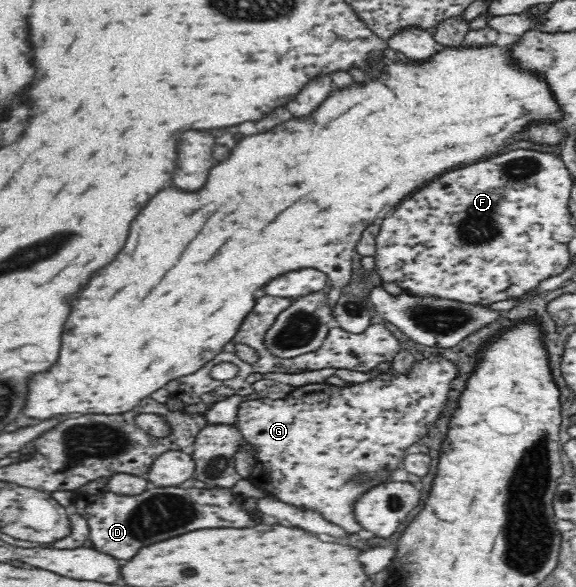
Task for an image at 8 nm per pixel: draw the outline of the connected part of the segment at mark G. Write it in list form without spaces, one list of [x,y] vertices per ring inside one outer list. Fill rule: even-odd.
[[[429,358],[415,361],[412,374],[380,373],[369,381],[342,388],[327,382],[308,384],[296,387],[282,399],[260,397],[240,402],[236,425],[257,450],[250,482],[286,504],[320,512],[326,520],[338,524],[347,533],[360,532],[361,526],[354,517],[352,502],[366,490],[385,482],[394,470],[402,467],[402,456],[413,448],[414,443],[418,444],[418,440],[428,433],[428,426],[444,410],[455,371],[450,360]]]

